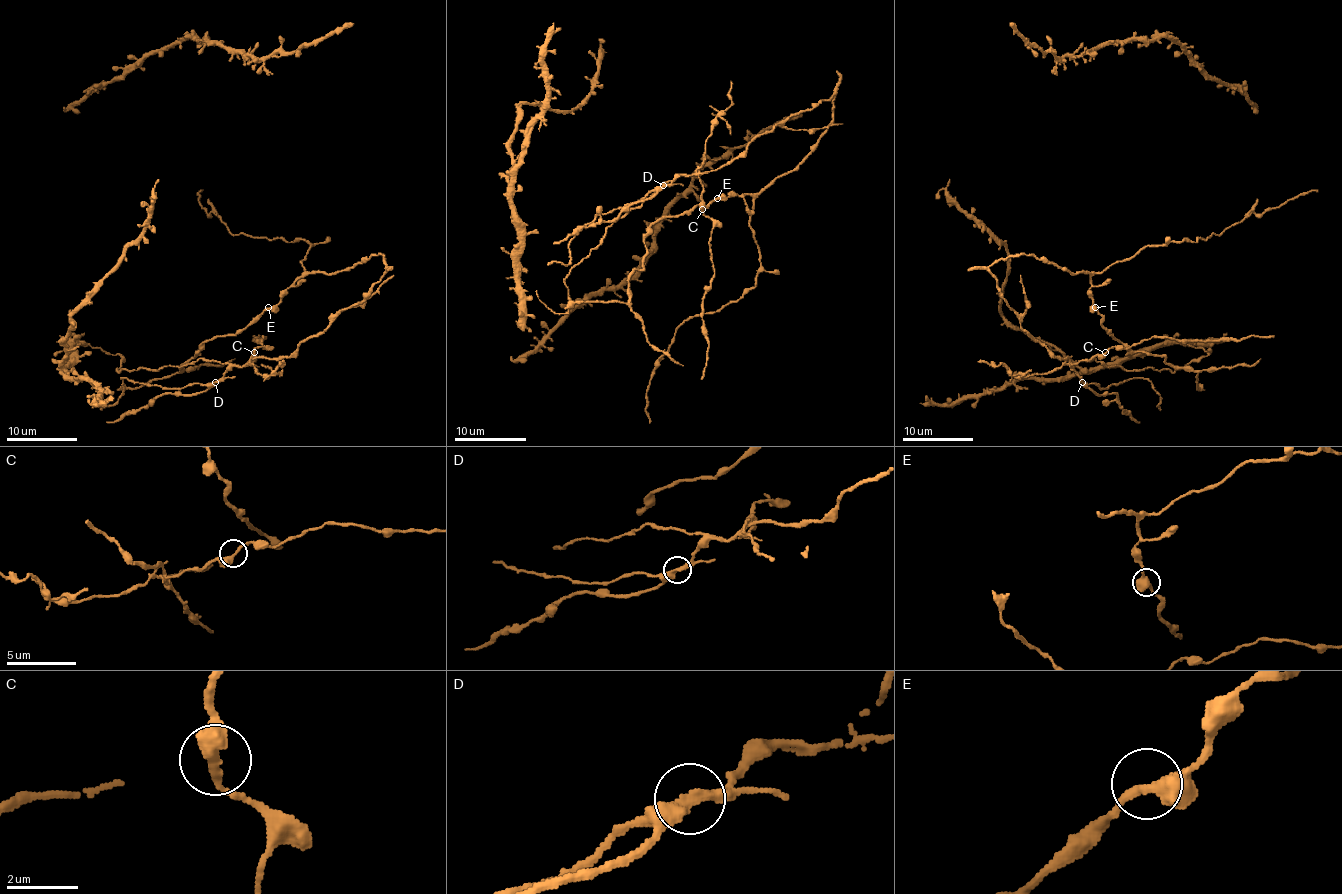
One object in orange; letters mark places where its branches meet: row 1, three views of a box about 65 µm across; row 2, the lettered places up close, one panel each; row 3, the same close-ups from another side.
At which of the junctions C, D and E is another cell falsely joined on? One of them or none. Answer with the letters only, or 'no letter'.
D

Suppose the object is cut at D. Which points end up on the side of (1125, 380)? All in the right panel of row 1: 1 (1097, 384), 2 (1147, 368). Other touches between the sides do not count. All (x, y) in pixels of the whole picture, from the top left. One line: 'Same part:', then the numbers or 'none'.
Same part: 1

